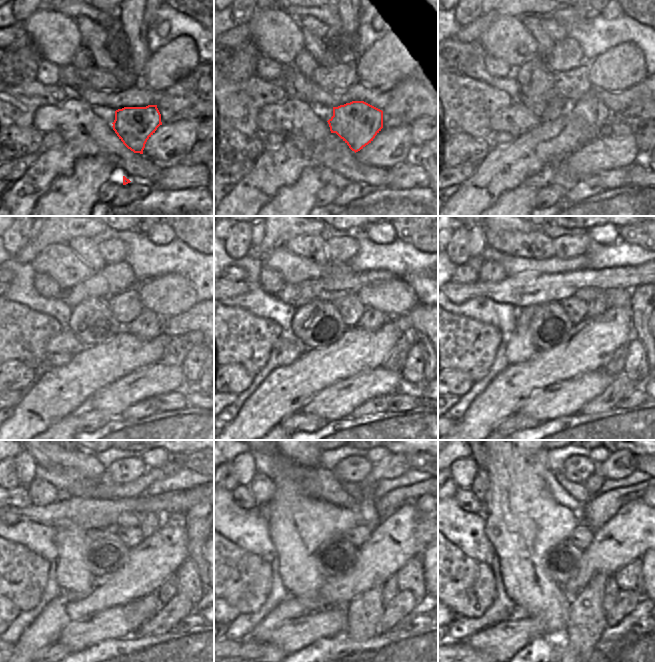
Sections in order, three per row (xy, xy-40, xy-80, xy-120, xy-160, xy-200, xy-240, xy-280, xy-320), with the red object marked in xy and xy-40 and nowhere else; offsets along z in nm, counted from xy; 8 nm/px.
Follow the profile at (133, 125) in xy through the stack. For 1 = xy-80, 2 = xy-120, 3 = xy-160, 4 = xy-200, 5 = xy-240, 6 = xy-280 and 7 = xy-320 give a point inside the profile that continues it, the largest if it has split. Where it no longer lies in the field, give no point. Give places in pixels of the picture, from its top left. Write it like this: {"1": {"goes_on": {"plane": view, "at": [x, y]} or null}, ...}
{"1": {"goes_on": {"plane": "xy-80", "at": [589, 107]}}, "2": {"goes_on": {"plane": "xy-120", "at": [147, 326]}}, "3": {"goes_on": {"plane": "xy-160", "at": [371, 319]}}, "4": {"goes_on": {"plane": "xy-200", "at": [598, 305]}}, "5": {"goes_on": {"plane": "xy-240", "at": [150, 522]}}, "6": {"goes_on": {"plane": "xy-280", "at": [365, 506]}}, "7": {"goes_on": {"plane": "xy-320", "at": [594, 482]}}}

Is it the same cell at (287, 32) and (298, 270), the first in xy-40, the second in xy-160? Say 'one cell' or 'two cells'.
one cell

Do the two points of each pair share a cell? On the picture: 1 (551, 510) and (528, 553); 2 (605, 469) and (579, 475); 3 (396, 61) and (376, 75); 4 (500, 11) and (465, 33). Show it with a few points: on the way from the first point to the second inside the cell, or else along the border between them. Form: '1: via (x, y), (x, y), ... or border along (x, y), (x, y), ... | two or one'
1: via (540, 521), (528, 533), (528, 542) | one
2: border along (597, 463), (597, 469), (594, 472) | two
3: via (391, 63), (381, 70) | one
4: via (491, 16), (474, 30) | one

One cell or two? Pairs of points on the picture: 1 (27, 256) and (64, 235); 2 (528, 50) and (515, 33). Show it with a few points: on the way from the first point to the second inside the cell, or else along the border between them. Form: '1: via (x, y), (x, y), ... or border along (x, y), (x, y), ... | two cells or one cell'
1: via (36, 247), (49, 235), (55, 235) | one cell
2: via (524, 46), (515, 37) | one cell

